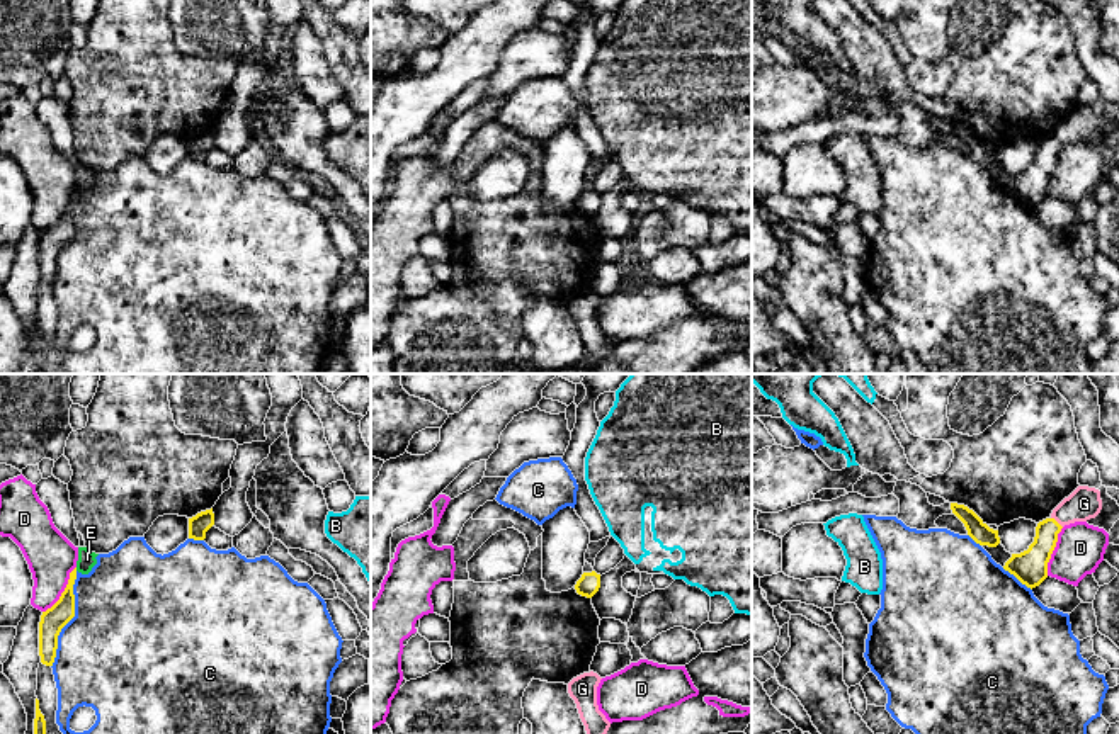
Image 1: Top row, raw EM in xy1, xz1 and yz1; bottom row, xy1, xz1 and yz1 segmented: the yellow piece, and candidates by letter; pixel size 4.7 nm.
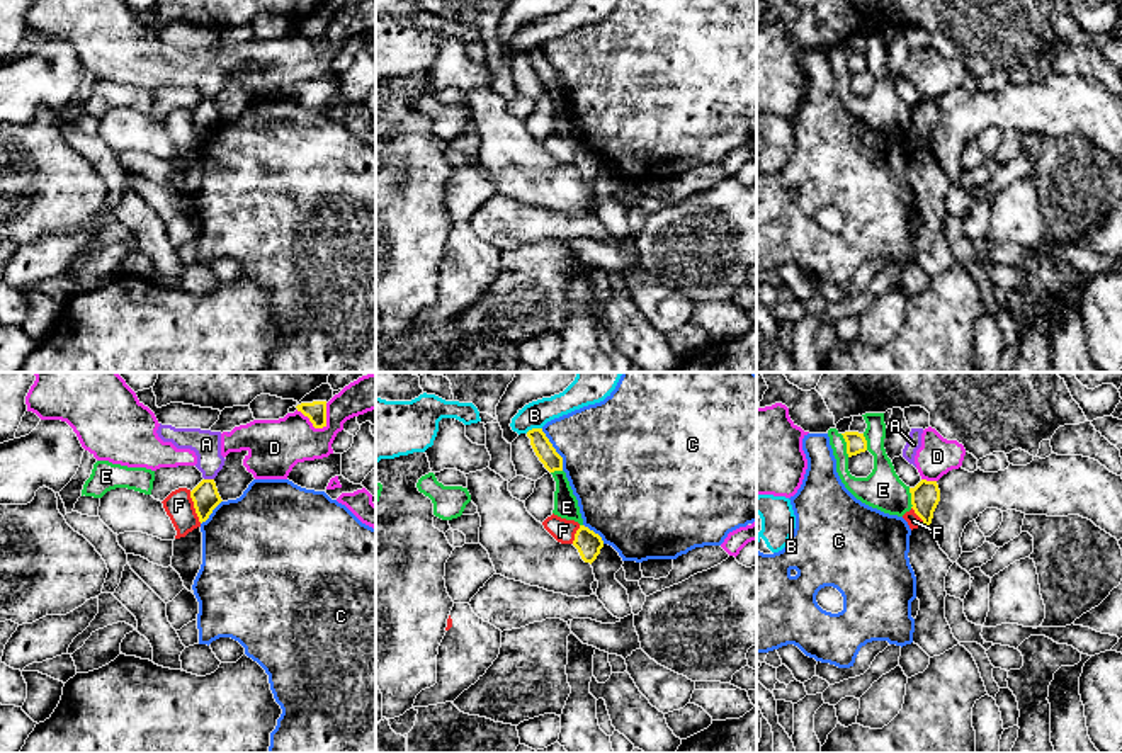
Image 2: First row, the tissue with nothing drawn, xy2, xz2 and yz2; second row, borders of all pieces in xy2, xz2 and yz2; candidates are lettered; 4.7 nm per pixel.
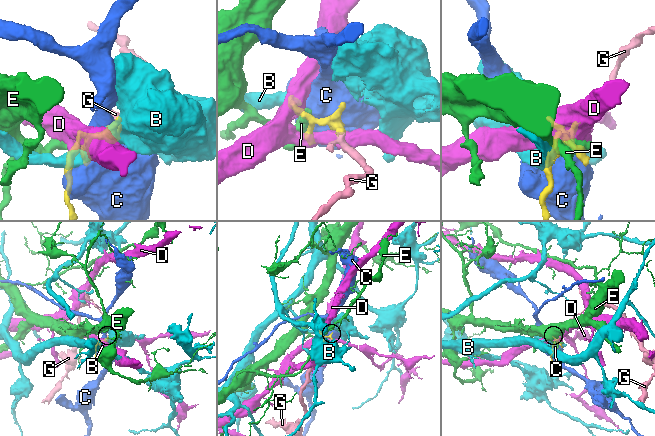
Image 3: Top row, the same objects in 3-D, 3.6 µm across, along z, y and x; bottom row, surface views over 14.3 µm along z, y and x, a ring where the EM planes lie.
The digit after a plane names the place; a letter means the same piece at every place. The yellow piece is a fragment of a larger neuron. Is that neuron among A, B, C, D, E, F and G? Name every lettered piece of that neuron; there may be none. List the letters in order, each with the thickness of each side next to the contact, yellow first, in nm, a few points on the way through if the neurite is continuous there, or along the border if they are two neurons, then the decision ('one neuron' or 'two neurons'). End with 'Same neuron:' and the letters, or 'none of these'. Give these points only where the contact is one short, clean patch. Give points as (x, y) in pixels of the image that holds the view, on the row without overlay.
A: 120 nm thick on the yellow side, 140 nm on the other; border along xy2 (204, 97), (213, 99); two neurons
B: 90 nm thick on the yellow side, 130 nm on the other; border along xz2 (541, 46), (532, 46), (526, 51); two neurons
C: 110 nm thick on the yellow side, 500 nm on the other; two neurons
D: 100 nm thick on the yellow side, 260 nm on the other; two neurons
E: 100 nm thick on the yellow side, 170 nm on the other; two neurons
F: 120 nm thick on the yellow side, 140 nm on the other; border along xy2 (189, 111), (194, 131), (201, 141); two neurons
G: 160 nm thick on the yellow side, 160 nm on the other; runs through yz1 (1031, 186), (1046, 152), (1056, 141), (1067, 131), (1084, 123); one neuron
Same neuron: G

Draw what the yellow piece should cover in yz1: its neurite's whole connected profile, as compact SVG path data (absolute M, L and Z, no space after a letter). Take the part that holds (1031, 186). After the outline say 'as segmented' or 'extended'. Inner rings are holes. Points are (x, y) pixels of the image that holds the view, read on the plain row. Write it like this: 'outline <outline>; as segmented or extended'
outline M1078 105L1036 146L1034 161L1027 170L1012 173L1003 189L1014 194L1027 207L1039 206L1048 197L1048 182L1065 144L1095 138L1102 129L1100 110Z; extended

